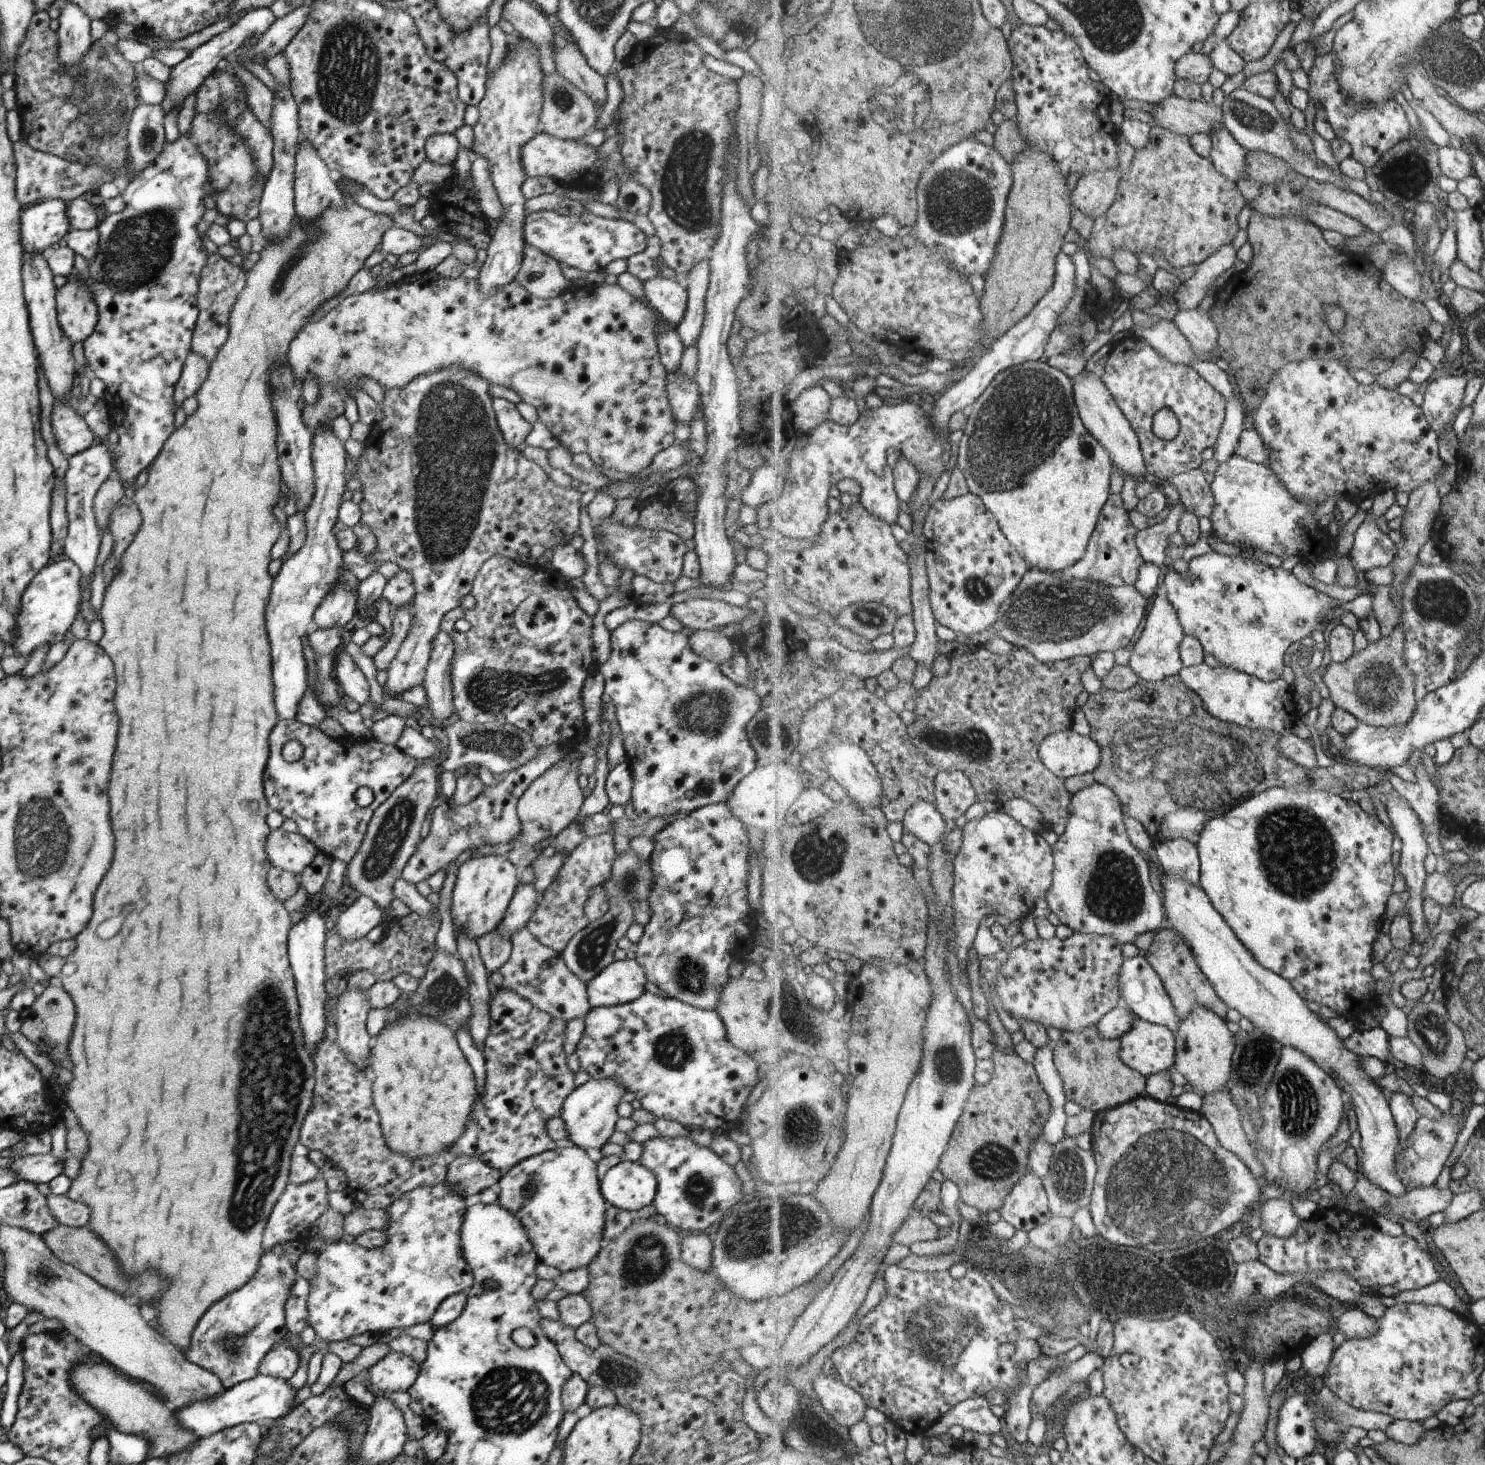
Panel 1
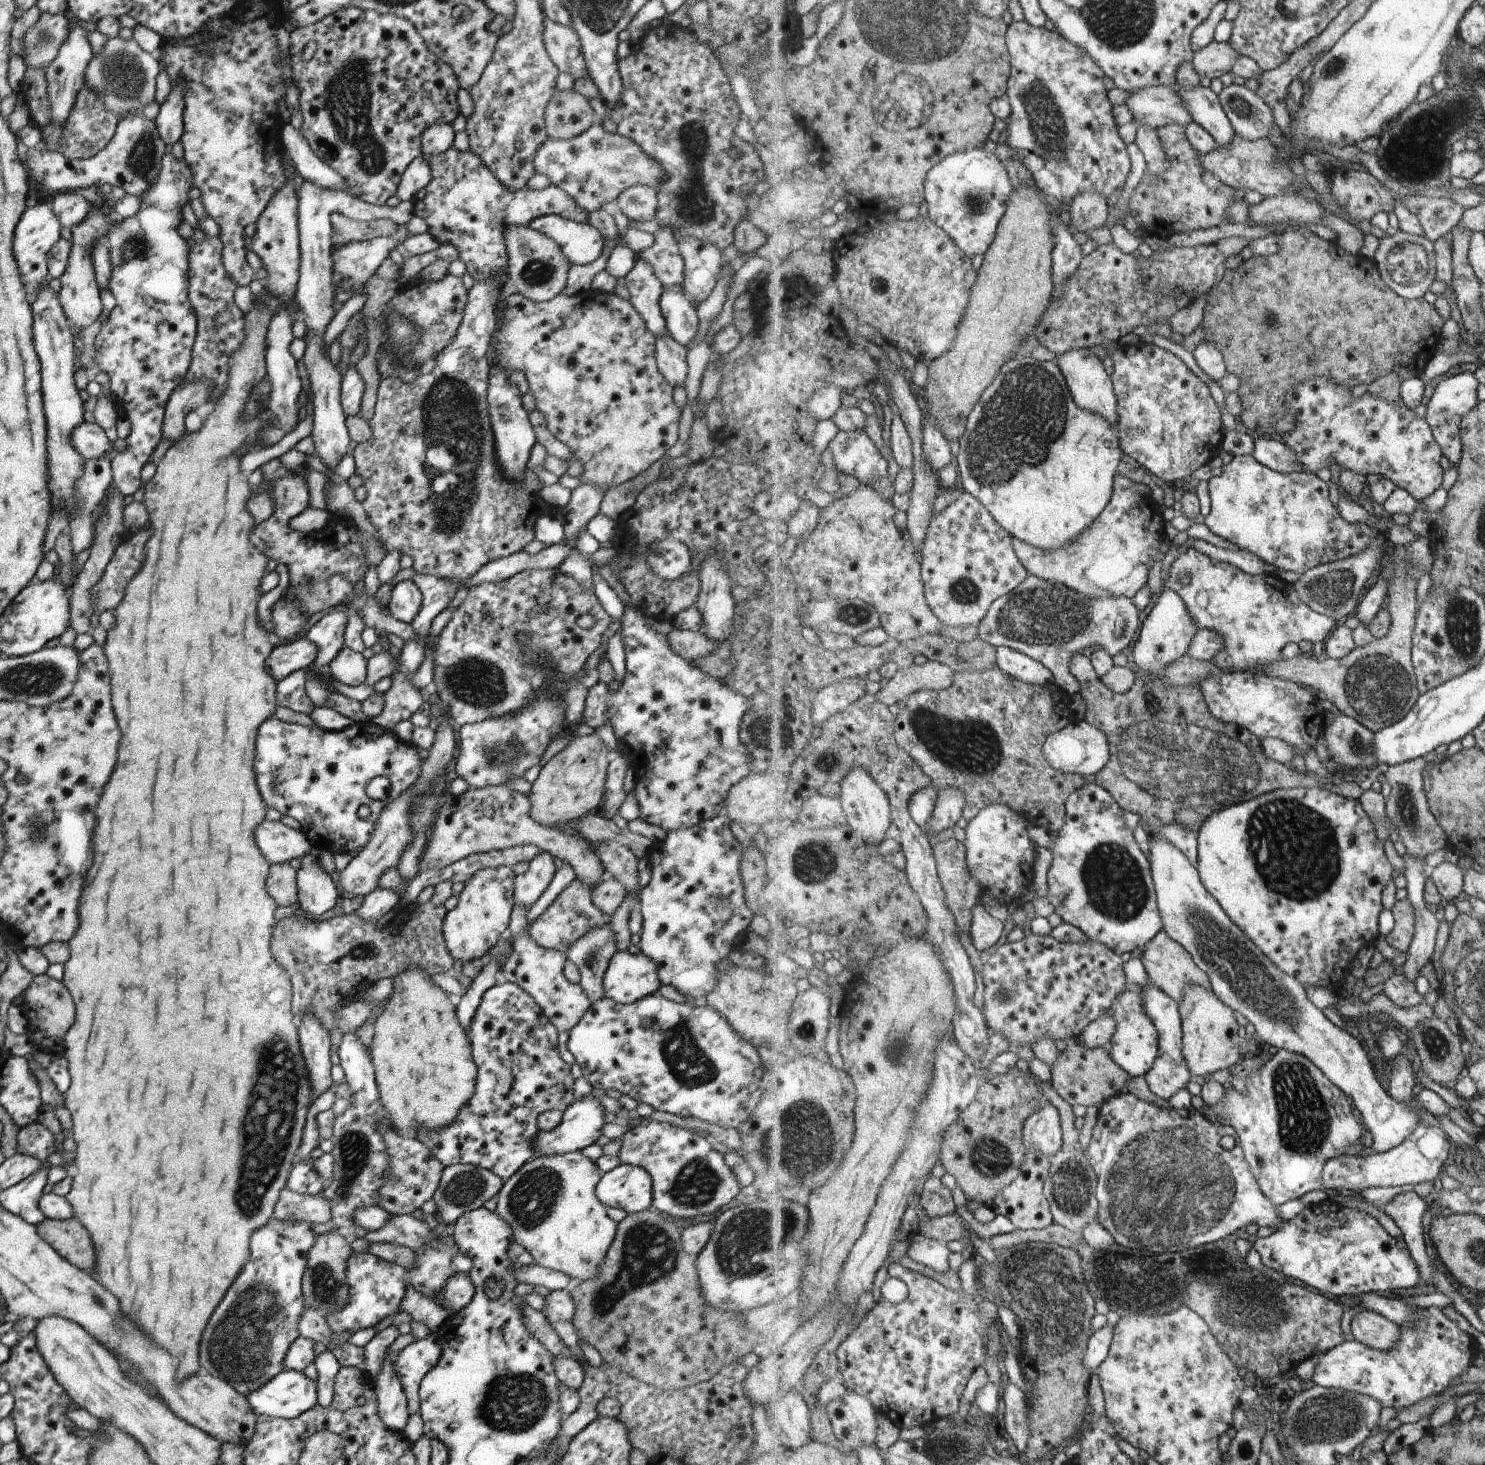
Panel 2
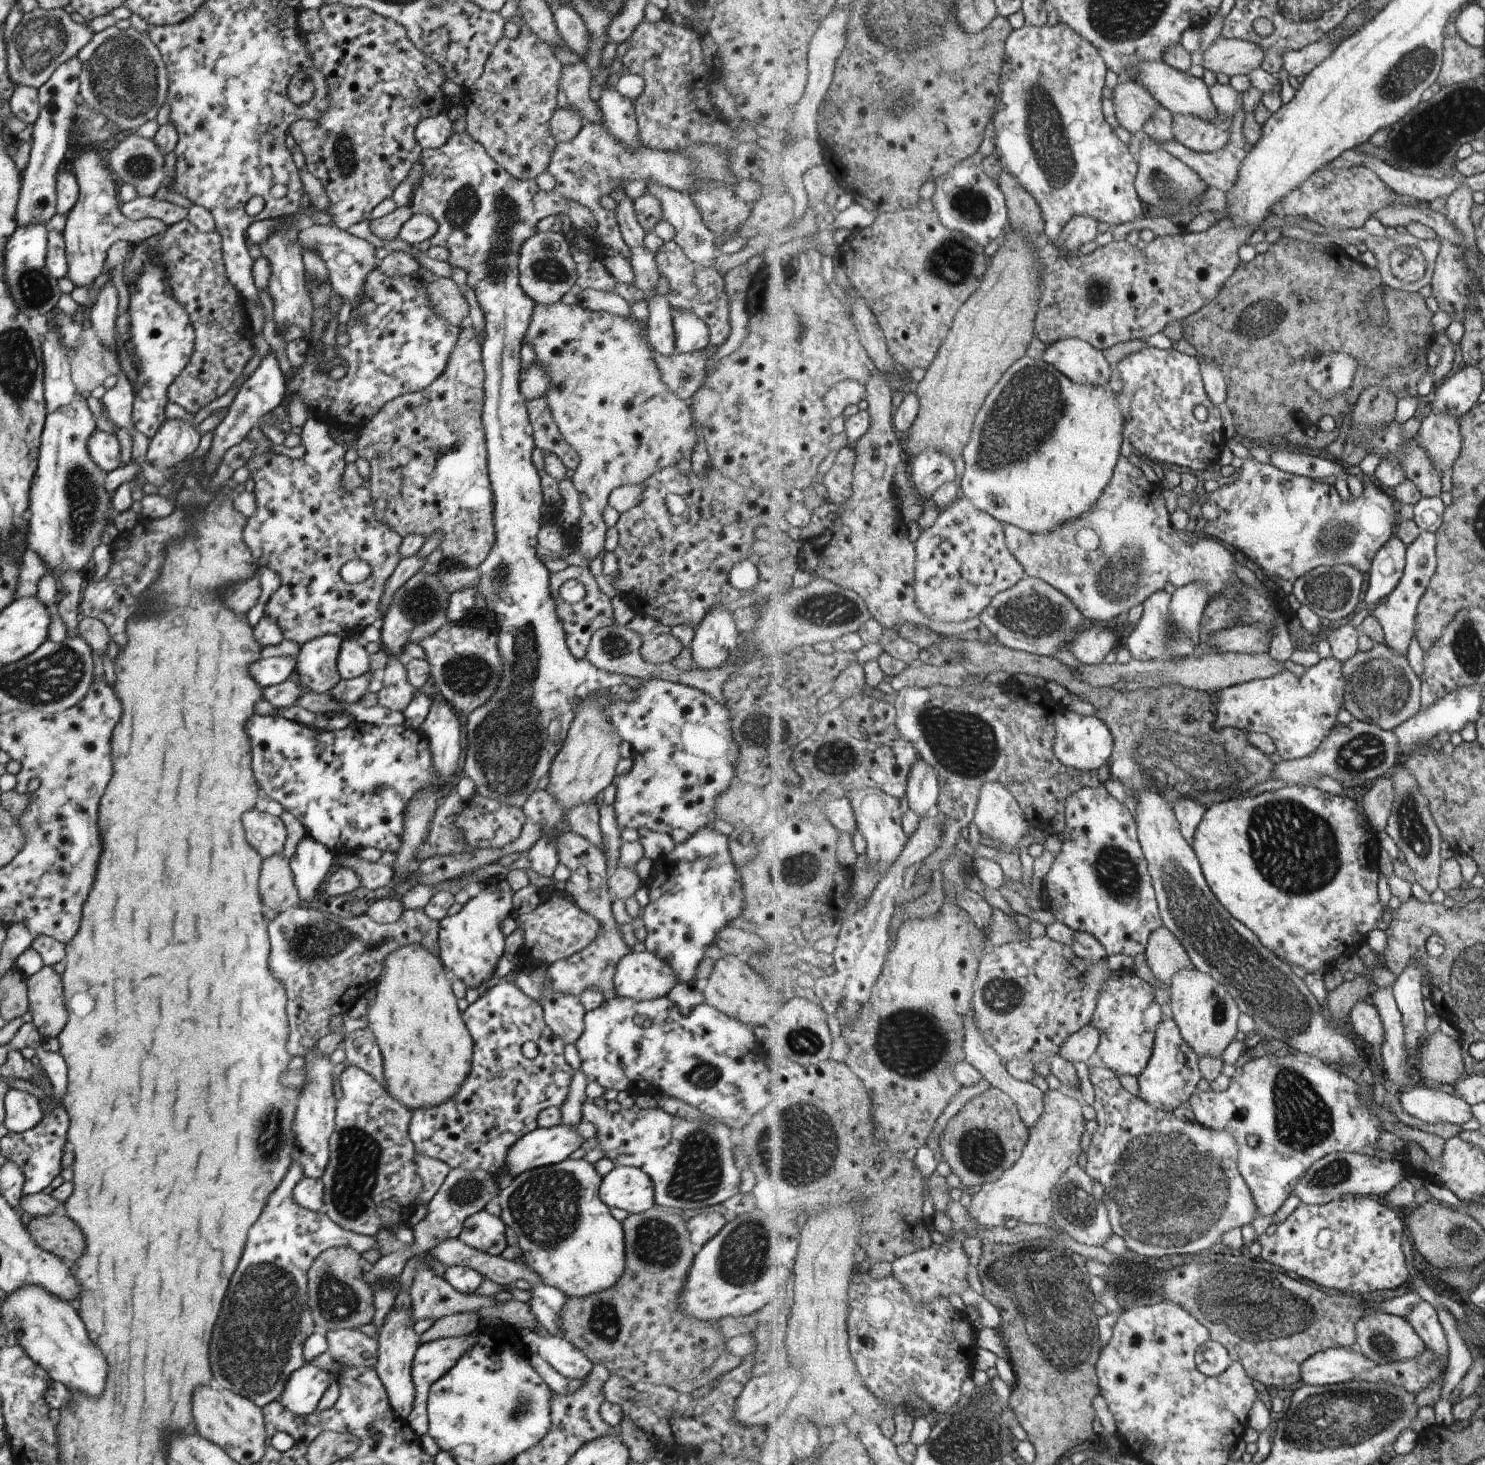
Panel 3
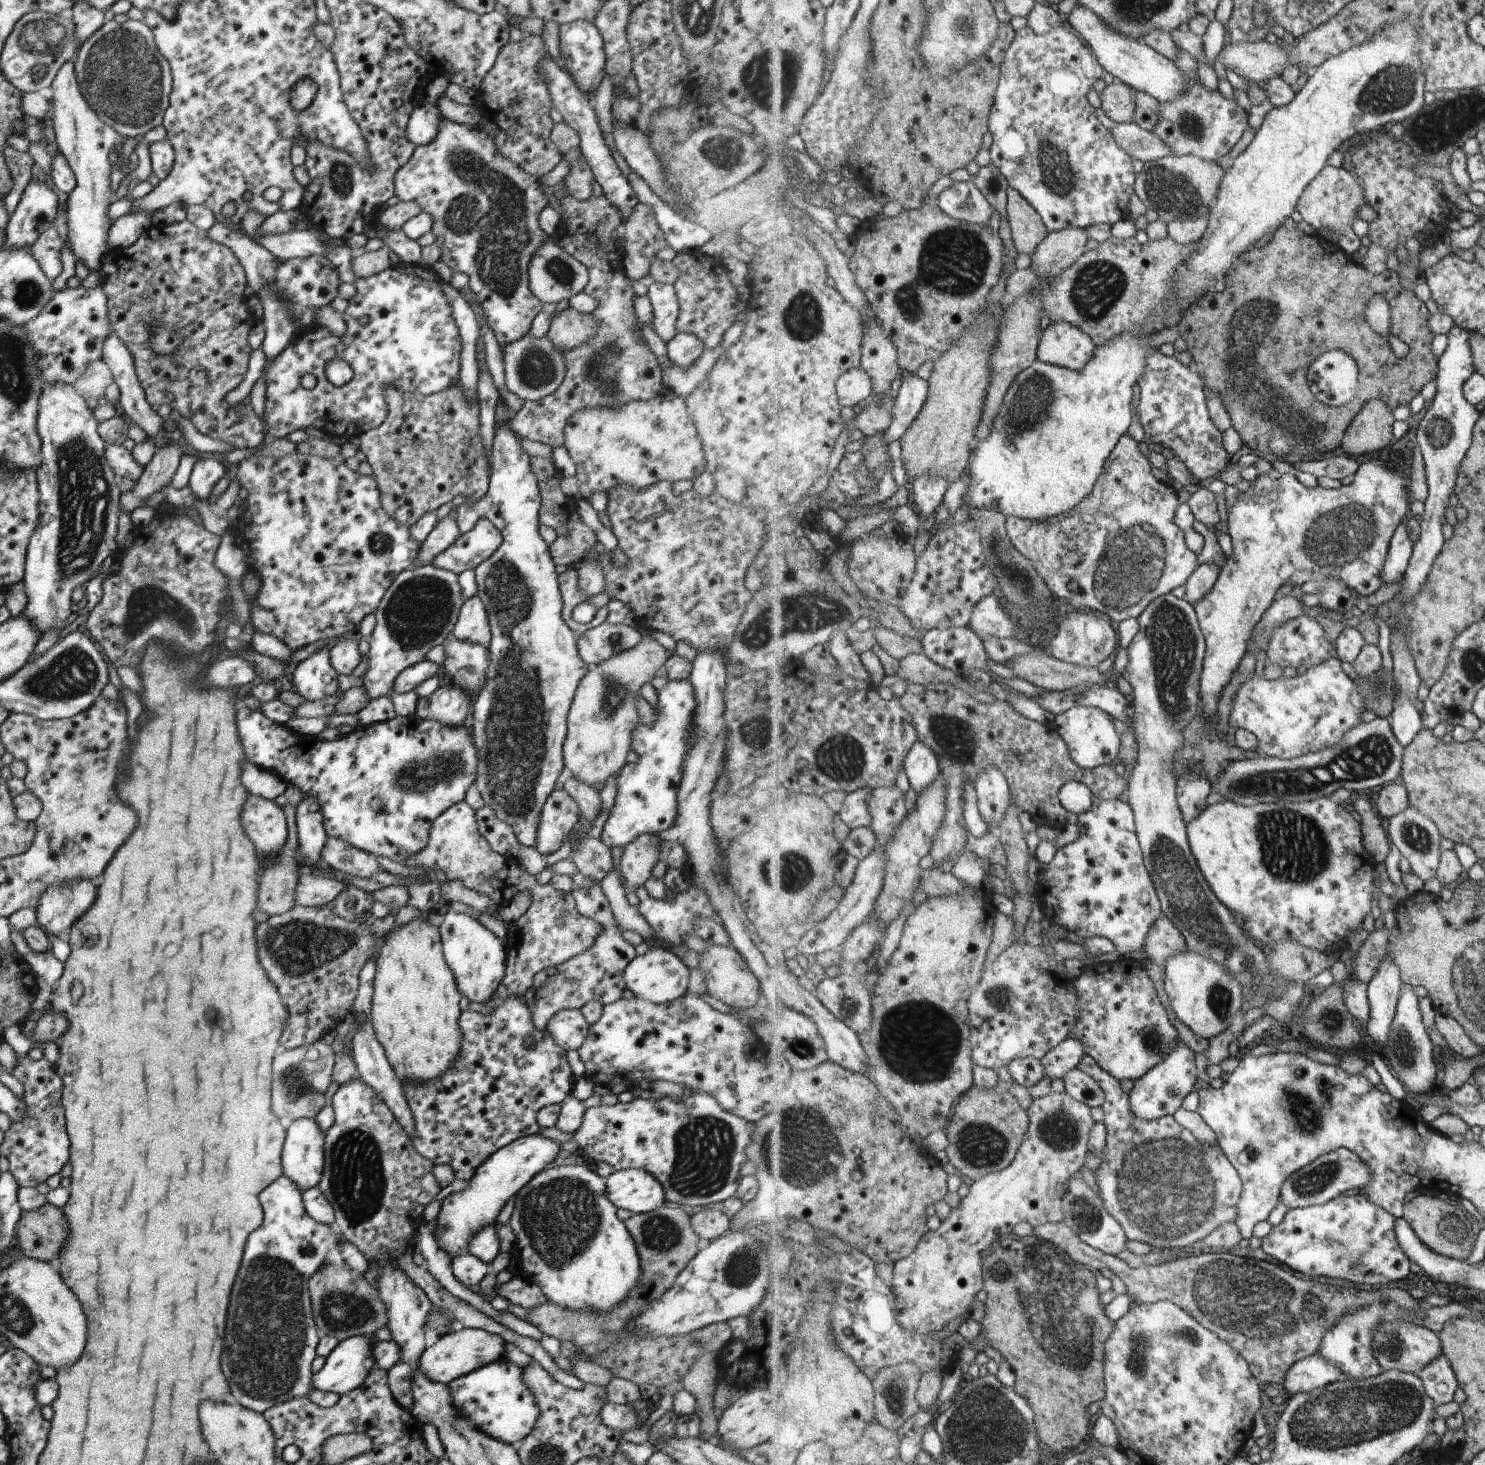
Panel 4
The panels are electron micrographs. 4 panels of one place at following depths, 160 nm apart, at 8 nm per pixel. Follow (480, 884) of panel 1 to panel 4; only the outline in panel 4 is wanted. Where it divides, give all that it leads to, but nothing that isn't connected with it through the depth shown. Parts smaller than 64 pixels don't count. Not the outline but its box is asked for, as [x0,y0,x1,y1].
[437,910,506,1002]

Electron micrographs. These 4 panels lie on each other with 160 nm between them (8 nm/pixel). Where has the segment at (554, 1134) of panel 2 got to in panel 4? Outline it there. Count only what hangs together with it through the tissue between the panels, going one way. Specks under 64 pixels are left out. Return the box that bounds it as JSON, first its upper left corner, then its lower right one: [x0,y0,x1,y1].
[431,1133,561,1260]

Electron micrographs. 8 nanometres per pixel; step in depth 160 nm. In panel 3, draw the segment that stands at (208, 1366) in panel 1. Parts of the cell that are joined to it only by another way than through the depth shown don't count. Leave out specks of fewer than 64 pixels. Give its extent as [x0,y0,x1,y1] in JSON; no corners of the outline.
[209,1162,379,1408]

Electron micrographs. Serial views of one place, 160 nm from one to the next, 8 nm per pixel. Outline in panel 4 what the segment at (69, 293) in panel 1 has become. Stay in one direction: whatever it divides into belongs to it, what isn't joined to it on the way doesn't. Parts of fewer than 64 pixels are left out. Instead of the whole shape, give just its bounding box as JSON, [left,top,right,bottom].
[47,62,122,271]

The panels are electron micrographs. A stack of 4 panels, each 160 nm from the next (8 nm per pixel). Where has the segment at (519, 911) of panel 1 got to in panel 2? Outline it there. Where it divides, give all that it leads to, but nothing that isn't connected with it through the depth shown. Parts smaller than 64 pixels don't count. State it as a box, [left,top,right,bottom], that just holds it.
[512,851,556,908]

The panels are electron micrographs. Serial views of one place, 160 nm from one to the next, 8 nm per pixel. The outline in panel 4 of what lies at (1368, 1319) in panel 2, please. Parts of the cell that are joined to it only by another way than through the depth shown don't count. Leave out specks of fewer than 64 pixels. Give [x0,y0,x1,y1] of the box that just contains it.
[1374,1322,1443,1375]

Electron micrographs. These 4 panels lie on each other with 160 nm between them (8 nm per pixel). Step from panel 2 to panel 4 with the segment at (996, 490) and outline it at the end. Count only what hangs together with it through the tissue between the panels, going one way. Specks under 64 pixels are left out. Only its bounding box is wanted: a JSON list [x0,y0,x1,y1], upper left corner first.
[968,334,1156,521]

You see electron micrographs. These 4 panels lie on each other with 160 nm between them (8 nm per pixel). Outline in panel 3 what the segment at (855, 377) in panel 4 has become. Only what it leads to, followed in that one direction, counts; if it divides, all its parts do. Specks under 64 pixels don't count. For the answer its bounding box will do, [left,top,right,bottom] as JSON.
[826,379,868,417]

